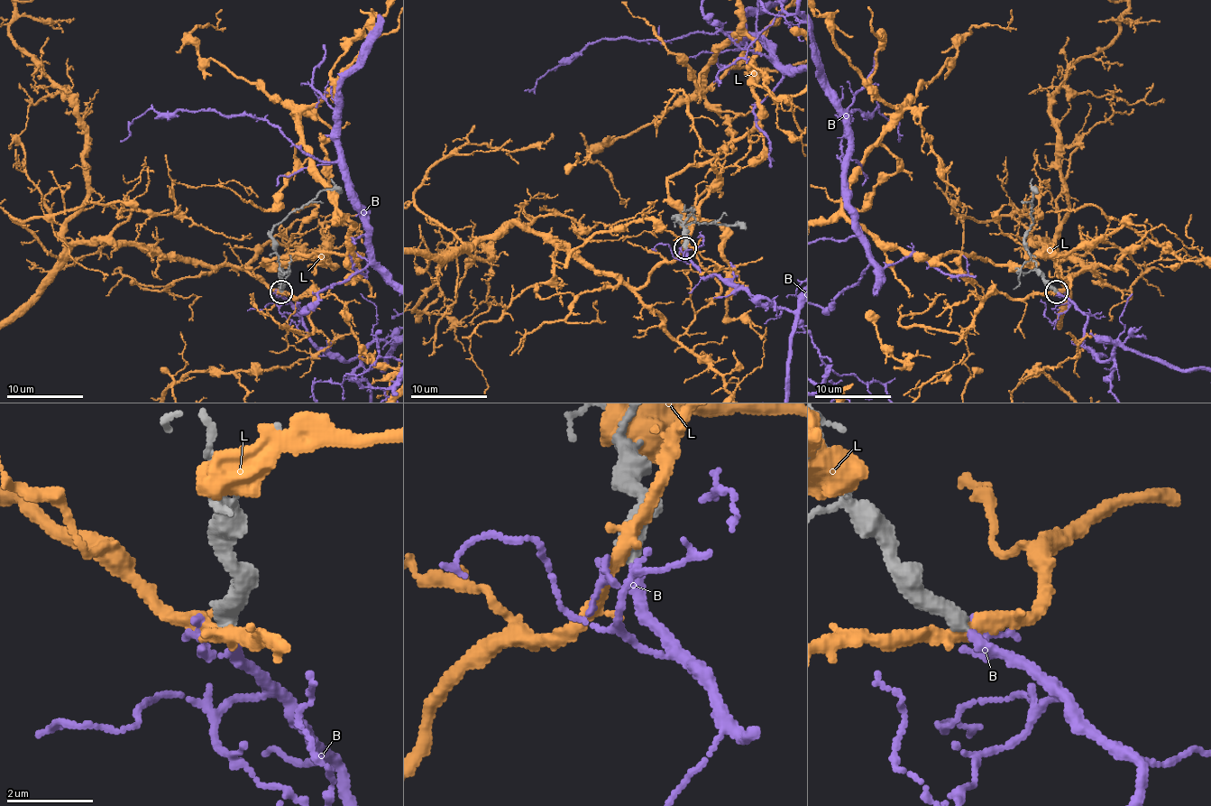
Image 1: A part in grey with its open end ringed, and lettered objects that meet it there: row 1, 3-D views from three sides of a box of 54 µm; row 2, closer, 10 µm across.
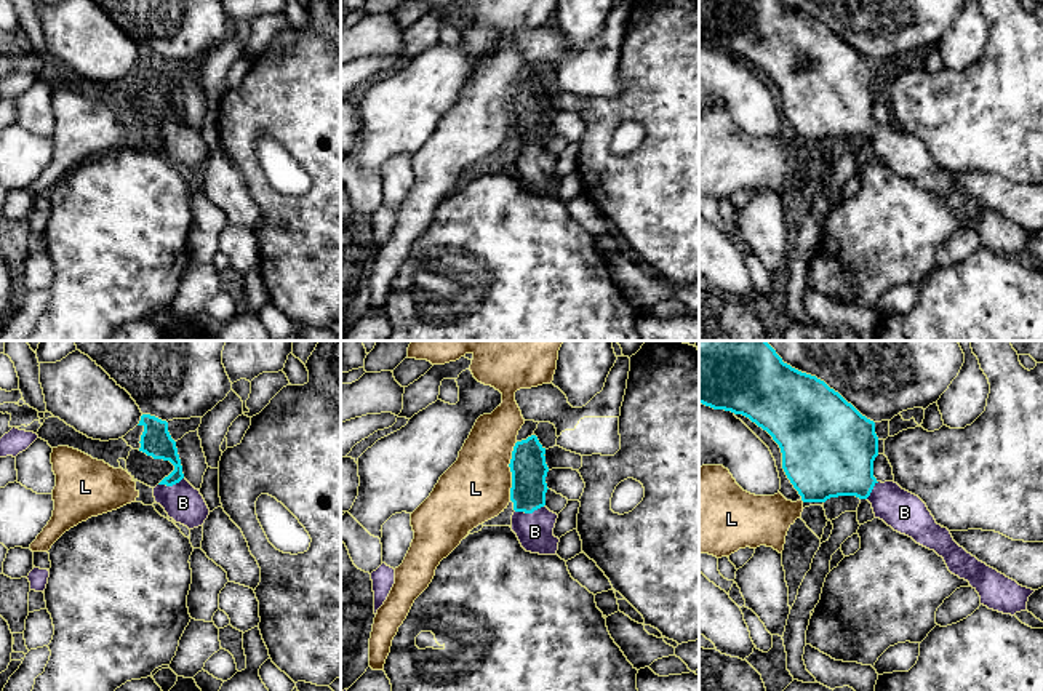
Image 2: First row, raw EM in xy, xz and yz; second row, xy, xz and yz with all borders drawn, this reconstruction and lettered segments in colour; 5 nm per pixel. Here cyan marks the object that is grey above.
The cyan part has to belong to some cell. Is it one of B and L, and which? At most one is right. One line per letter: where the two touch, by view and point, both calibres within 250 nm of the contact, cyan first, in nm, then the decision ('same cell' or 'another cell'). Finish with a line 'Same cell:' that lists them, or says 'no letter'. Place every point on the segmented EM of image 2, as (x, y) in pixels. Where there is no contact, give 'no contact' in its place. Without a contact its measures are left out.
B: contact xz (530, 512); calibres 180 and 190 nm; same cell
L: contact xz (511, 471); calibres 180 and 340 nm; another cell
Same cell: B

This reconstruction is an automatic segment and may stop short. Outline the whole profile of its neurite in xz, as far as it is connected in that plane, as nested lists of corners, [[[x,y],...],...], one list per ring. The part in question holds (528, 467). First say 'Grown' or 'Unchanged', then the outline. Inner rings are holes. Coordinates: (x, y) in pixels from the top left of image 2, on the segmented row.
Grown. [[[536,435],[517,441],[512,451],[510,472],[514,502],[512,531],[526,552],[557,555],[560,539],[553,536],[558,515],[545,507],[549,467],[545,448]]]

